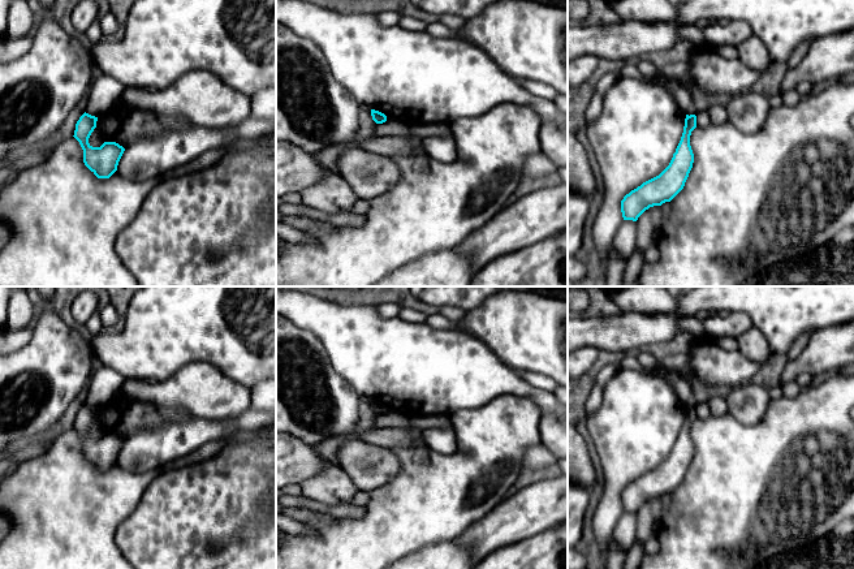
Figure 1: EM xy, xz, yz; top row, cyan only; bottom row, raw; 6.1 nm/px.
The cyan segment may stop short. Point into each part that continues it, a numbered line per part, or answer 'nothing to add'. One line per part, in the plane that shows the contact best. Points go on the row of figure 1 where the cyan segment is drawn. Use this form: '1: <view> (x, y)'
nothing to add

